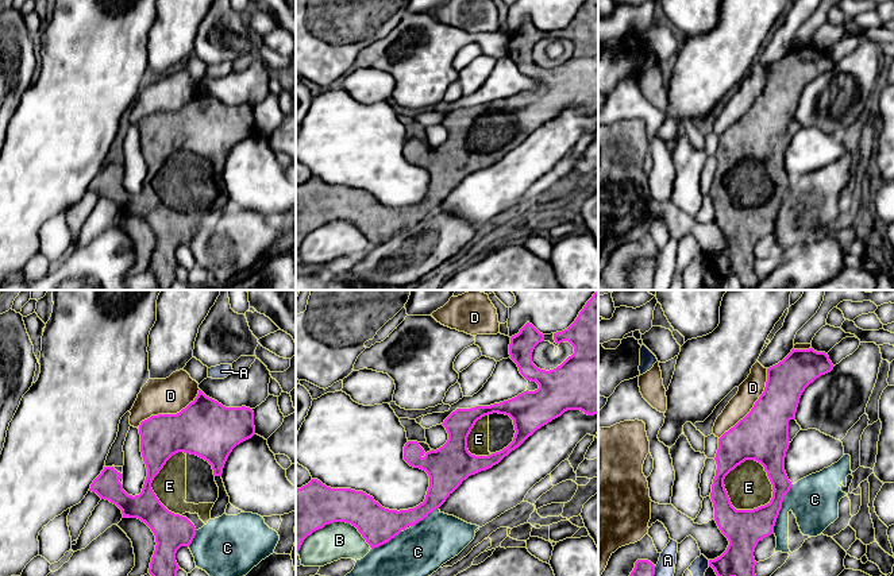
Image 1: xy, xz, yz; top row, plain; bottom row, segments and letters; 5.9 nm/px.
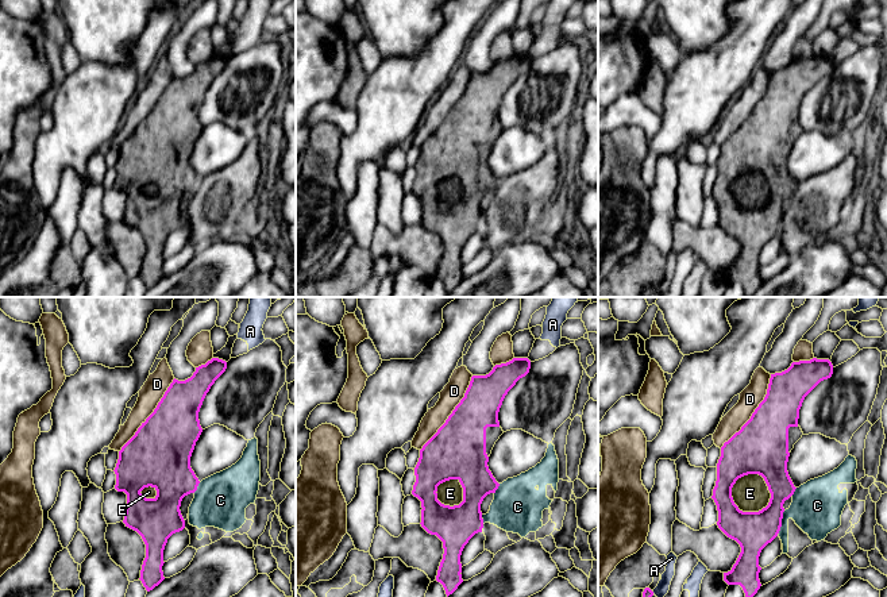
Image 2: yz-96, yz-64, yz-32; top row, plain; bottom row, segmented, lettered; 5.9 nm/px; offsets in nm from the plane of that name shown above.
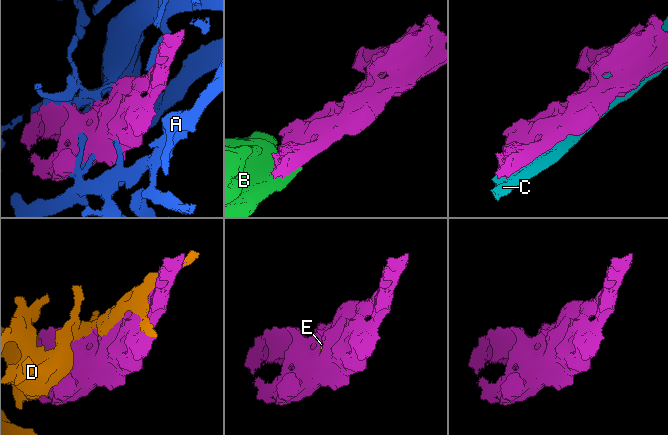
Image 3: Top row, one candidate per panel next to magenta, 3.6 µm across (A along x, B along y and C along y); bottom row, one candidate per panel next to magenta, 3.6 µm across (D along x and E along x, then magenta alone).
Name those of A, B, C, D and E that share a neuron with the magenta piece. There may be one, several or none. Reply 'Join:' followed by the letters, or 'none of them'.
Join: E

